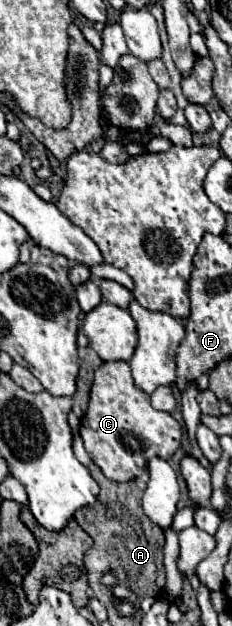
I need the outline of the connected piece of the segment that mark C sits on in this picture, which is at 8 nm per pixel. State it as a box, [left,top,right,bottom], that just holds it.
[80,362,182,482]

